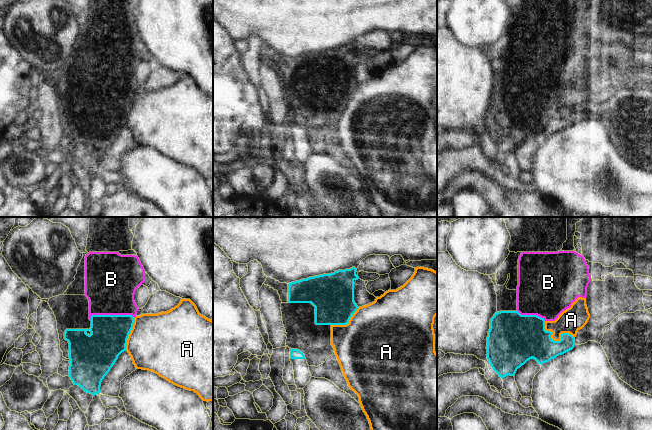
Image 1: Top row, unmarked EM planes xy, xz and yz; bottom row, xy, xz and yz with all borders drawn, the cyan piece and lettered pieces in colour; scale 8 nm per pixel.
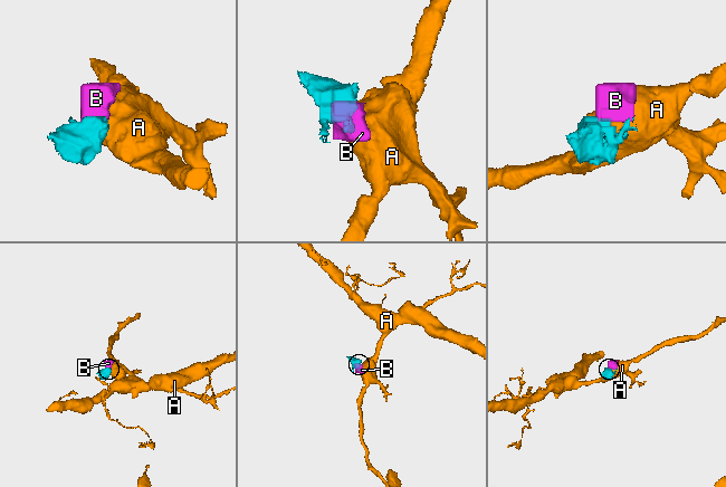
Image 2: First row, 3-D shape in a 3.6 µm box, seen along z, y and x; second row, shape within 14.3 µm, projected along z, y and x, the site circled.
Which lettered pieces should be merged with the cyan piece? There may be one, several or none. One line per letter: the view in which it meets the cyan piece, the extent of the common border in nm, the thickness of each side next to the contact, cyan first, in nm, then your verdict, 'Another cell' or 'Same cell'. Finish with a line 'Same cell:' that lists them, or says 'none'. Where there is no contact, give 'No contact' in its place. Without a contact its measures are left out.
A: Touches cyan in yz. Shared border 280 nm. Thickness 340 nm (cyan) against 200 nm. Another cell
B: Touches cyan in xy. Shared border 360 nm. Thickness 300 nm (cyan) against 420 nm. Another cell
Same cell: none.

